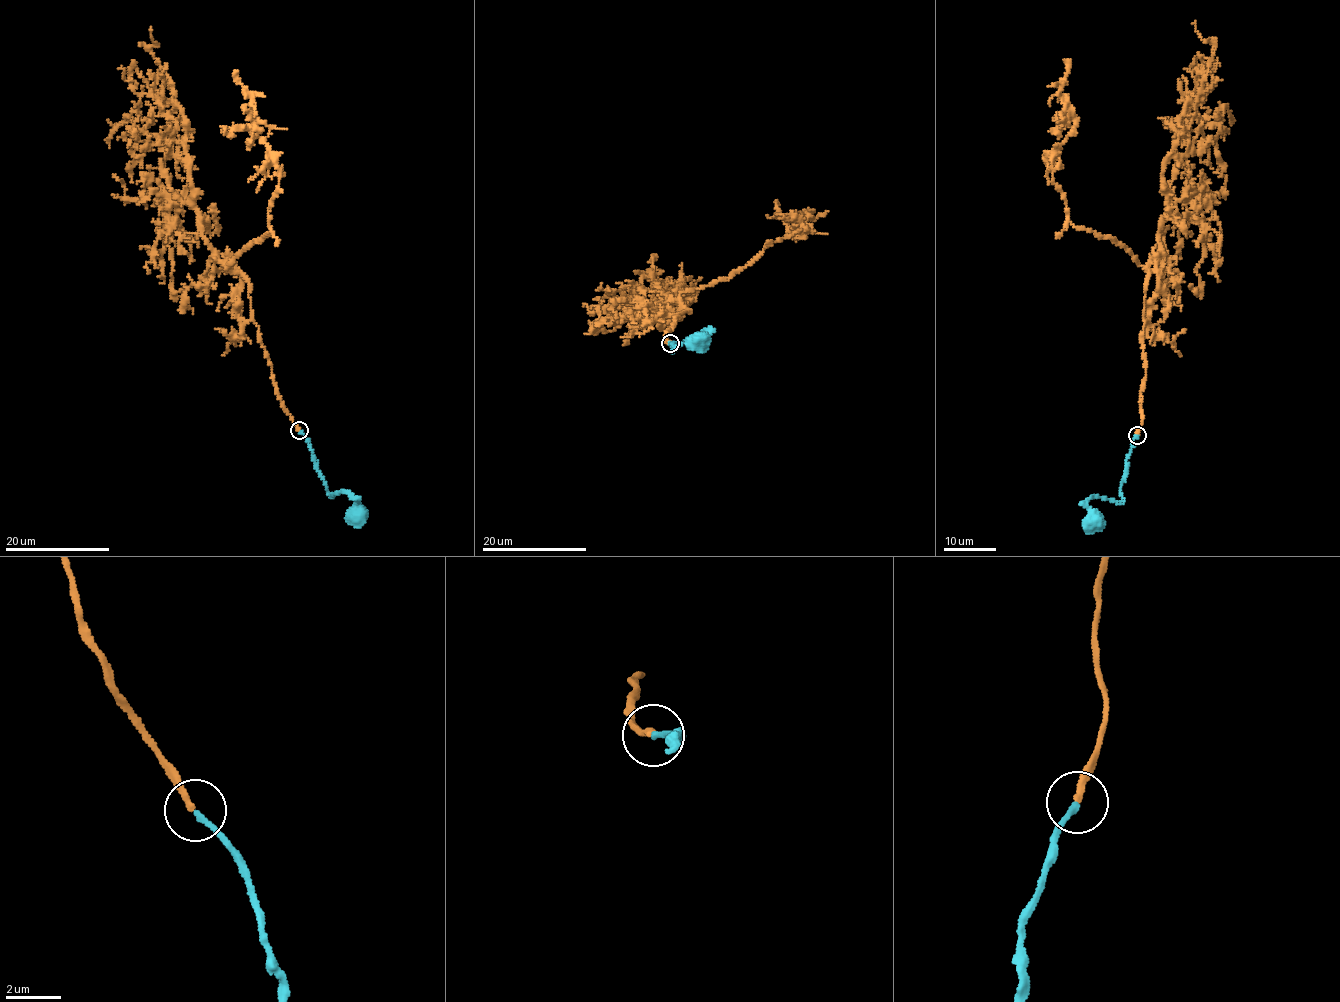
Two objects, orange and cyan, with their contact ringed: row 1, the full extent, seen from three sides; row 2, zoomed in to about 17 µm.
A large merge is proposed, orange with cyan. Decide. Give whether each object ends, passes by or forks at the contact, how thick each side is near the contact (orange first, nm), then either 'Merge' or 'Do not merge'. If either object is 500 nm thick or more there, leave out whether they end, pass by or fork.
At the ring orange ends. At the ring cyan ends. Thickness 240 nm (orange) against 200 nm. Merge

